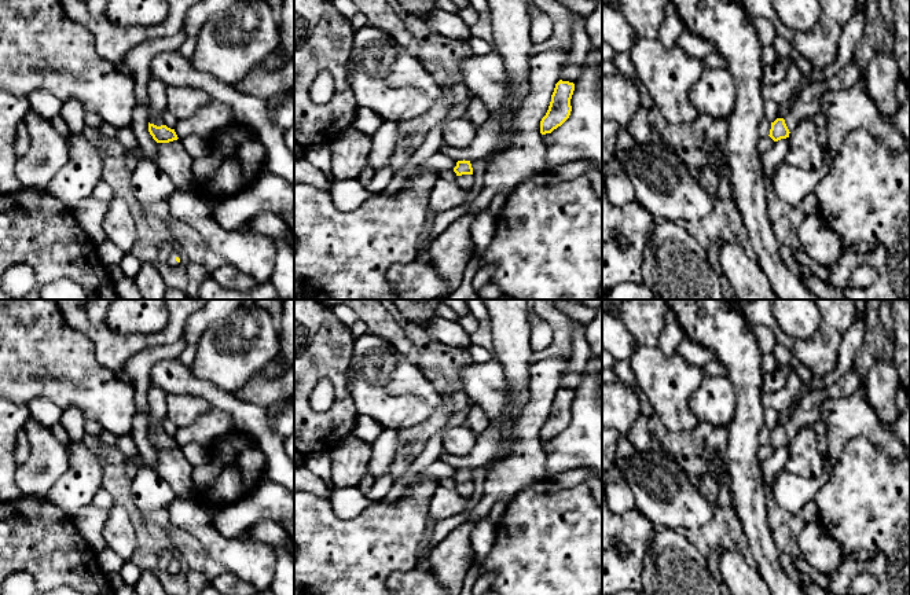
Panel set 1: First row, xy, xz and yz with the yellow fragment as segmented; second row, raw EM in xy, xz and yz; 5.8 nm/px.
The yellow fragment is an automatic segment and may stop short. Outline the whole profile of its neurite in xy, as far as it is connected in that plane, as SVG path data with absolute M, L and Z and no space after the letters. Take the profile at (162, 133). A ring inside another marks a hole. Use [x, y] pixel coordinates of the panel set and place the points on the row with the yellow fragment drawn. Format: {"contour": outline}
{"contour": "M164 110L158 111L153 117L150 117L150 120L148 120L150 135L153 136L153 139L157 143L169 143L169 142L177 140L179 137L177 137L175 129L170 129L164 124L162 111Z"}

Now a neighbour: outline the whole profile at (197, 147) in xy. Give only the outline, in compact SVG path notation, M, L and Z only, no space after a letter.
M194 135L180 139L180 142L192 159L203 157L210 150L210 143L206 139Z

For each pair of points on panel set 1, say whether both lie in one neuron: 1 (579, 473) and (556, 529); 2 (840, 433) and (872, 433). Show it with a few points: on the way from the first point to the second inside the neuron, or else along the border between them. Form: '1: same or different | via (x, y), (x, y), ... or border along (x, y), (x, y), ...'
1: different | border along (545, 480), (557, 487), (584, 484)
2: same | via (848, 430), (863, 430)

